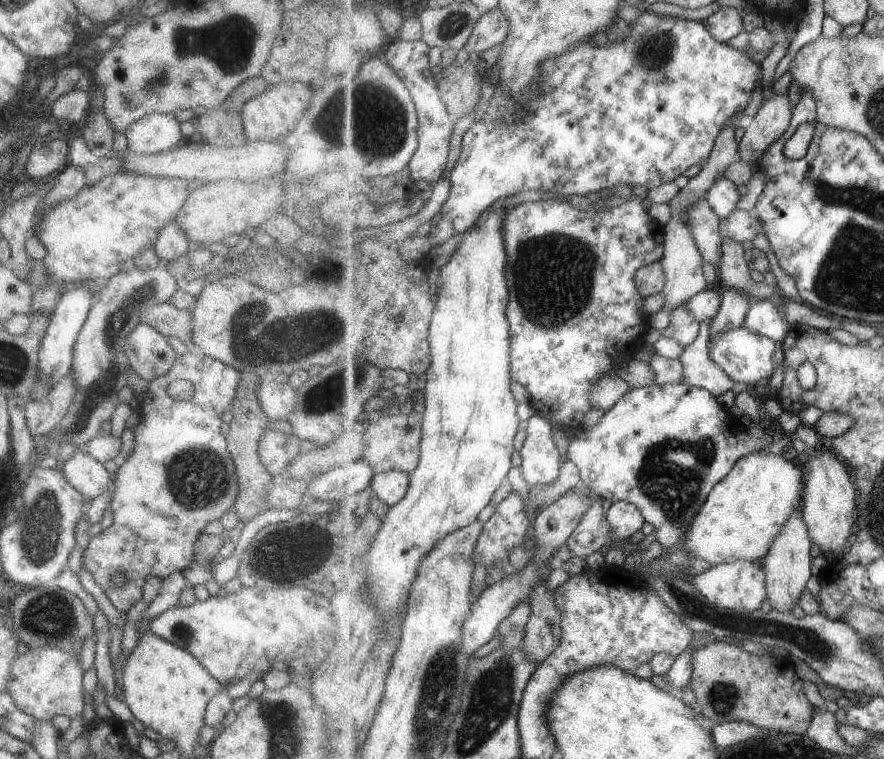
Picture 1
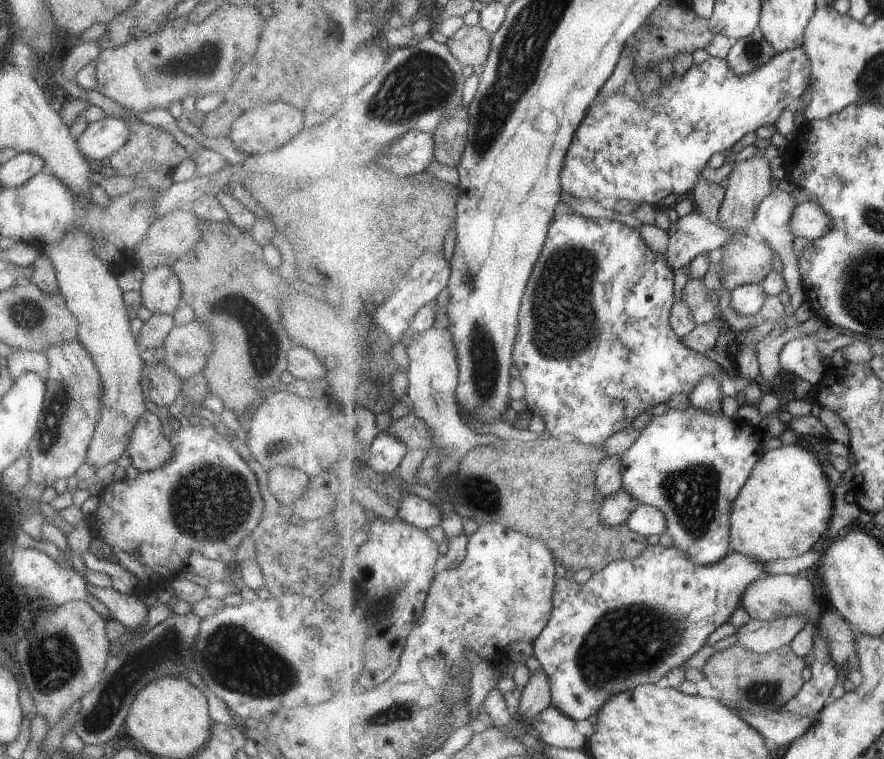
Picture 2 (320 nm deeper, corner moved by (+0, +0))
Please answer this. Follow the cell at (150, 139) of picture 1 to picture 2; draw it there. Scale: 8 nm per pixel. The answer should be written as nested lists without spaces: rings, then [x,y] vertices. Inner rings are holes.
[[[103,117],[90,122],[75,142],[80,155],[88,161],[101,161],[115,152],[128,137],[125,121],[114,117]]]

